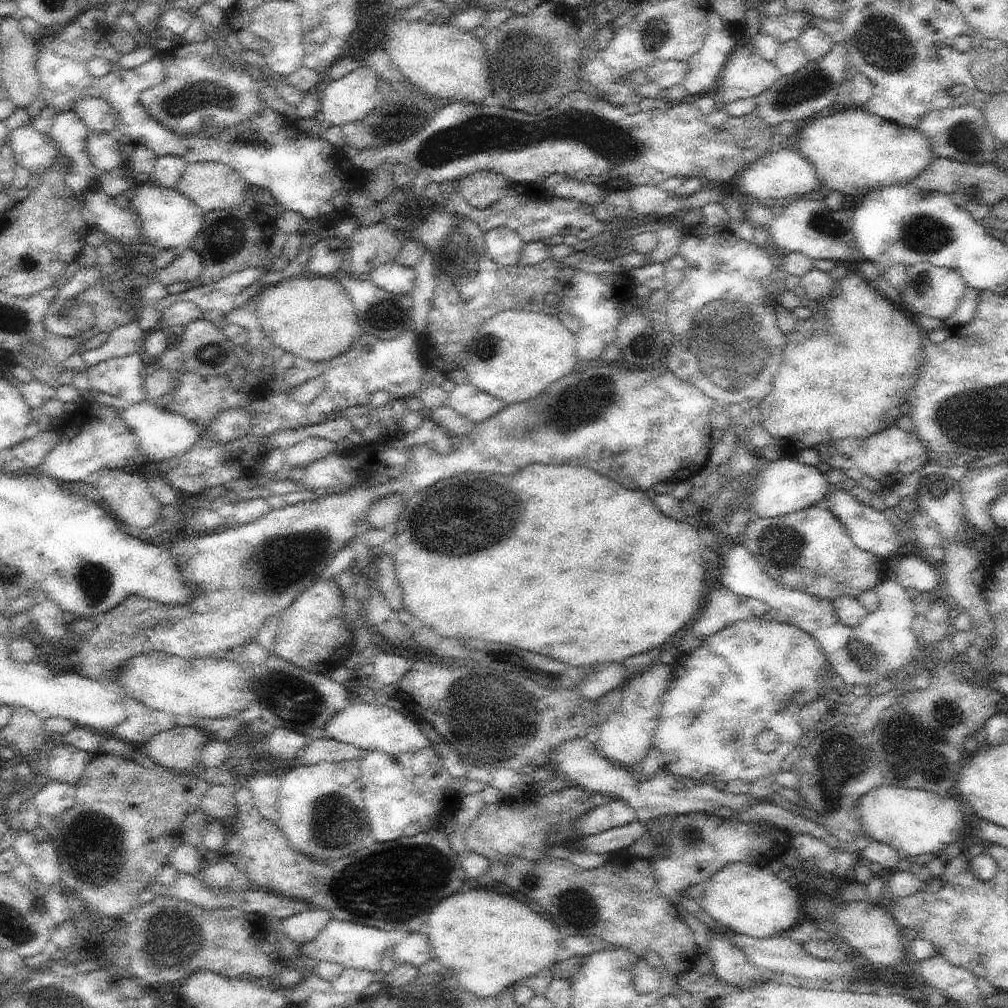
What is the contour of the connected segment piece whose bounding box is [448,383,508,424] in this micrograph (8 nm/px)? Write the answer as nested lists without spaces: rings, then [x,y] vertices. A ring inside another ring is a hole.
[[[472,383],[456,385],[449,393],[448,404],[475,424],[496,416],[508,406],[501,398],[476,388]]]

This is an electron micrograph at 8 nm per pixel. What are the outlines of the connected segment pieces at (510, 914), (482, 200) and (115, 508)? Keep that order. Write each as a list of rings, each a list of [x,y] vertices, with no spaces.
[[[468,890],[467,893],[454,893],[448,898],[442,900],[430,910],[432,914],[429,914],[427,918],[427,924],[424,928],[427,937],[430,939],[431,949],[434,951],[435,957],[448,969],[452,970],[454,974],[457,974],[459,983],[471,990],[479,997],[488,998],[495,997],[497,994],[504,992],[509,986],[515,986],[520,984],[521,980],[528,980],[532,976],[551,975],[551,971],[563,959],[566,960],[567,951],[565,950],[565,944],[563,943],[563,936],[558,931],[558,928],[554,928],[554,924],[550,920],[543,918],[534,910],[530,909],[530,906],[523,903],[521,900],[513,898],[507,894],[501,894],[494,892],[494,890]]]
[[[484,169],[466,176],[458,183],[458,191],[474,208],[485,209],[498,202],[511,183],[500,173]]]
[[[100,469],[98,476],[94,474],[92,480],[98,478],[98,500],[105,505],[108,512],[116,518],[120,523],[128,524],[128,526],[136,526],[136,528],[148,528],[152,524],[156,524],[158,514],[162,510],[162,503],[156,498],[151,489],[149,480],[143,476],[124,472],[123,469]]]

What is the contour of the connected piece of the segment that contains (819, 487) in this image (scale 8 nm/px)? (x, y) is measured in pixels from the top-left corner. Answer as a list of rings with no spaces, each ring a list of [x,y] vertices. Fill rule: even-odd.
[[[789,456],[768,463],[759,473],[756,488],[752,491],[751,509],[756,517],[772,518],[806,510],[824,504],[825,496],[832,490],[827,475],[816,467],[795,462]]]

